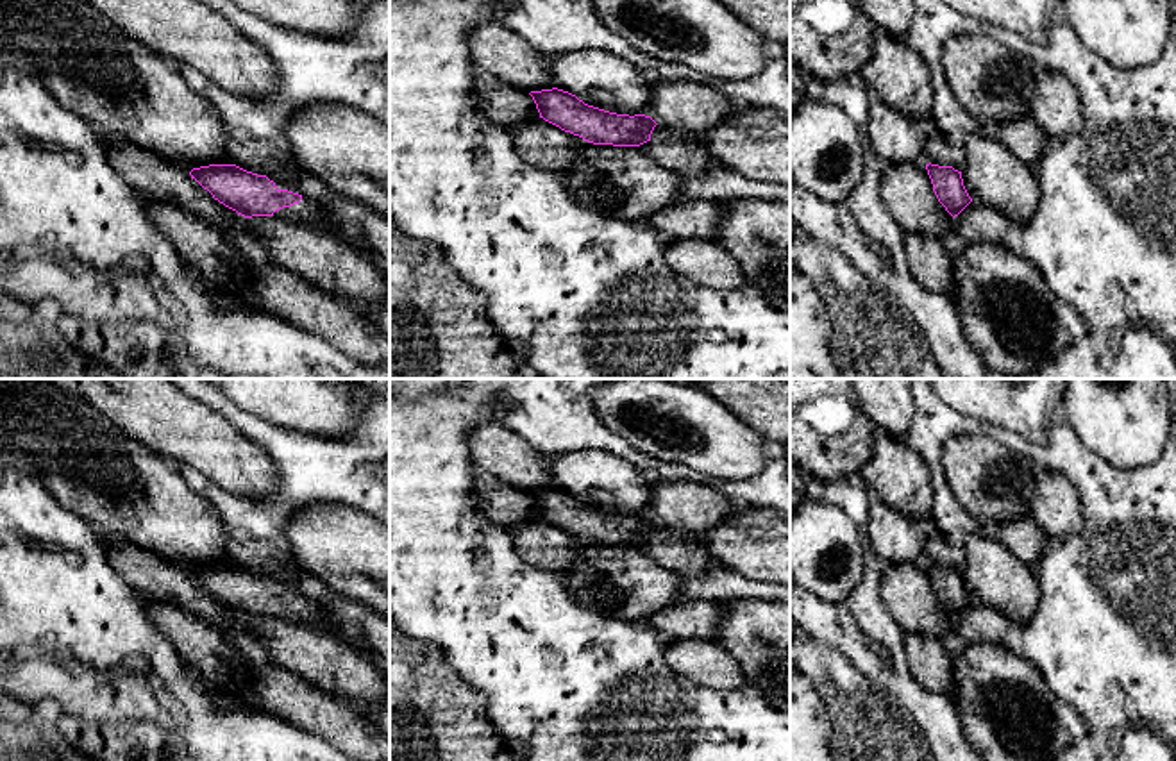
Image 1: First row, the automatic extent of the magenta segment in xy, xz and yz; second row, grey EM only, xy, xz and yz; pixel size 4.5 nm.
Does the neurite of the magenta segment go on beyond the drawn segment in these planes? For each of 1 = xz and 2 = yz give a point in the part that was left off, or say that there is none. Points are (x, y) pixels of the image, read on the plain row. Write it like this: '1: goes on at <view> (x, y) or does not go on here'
1: does not go on here
2: does not go on here

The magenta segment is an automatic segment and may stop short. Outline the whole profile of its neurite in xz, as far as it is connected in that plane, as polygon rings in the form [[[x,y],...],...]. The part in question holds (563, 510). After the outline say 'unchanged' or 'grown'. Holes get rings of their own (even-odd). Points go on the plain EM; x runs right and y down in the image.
[[[552,488],[529,493],[540,518],[593,545],[640,547],[658,525],[645,514],[617,514],[584,504],[575,495]]]; unchanged

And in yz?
[[[931,563],[926,564],[926,570],[938,602],[953,618],[958,616],[972,602],[963,586],[962,572]]]; unchanged

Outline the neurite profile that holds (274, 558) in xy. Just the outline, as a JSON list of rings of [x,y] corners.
[[[236,541],[227,559],[257,575],[272,575],[290,581],[297,572],[302,572],[288,543],[273,541]]]

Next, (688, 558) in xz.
[[[654,527],[651,539],[640,548],[681,577],[706,577],[713,570],[726,568],[702,543],[692,541],[686,531]]]

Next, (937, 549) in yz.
[[[940,531],[924,538],[924,556],[928,564],[953,566],[958,572],[965,568],[963,541],[951,541]]]

